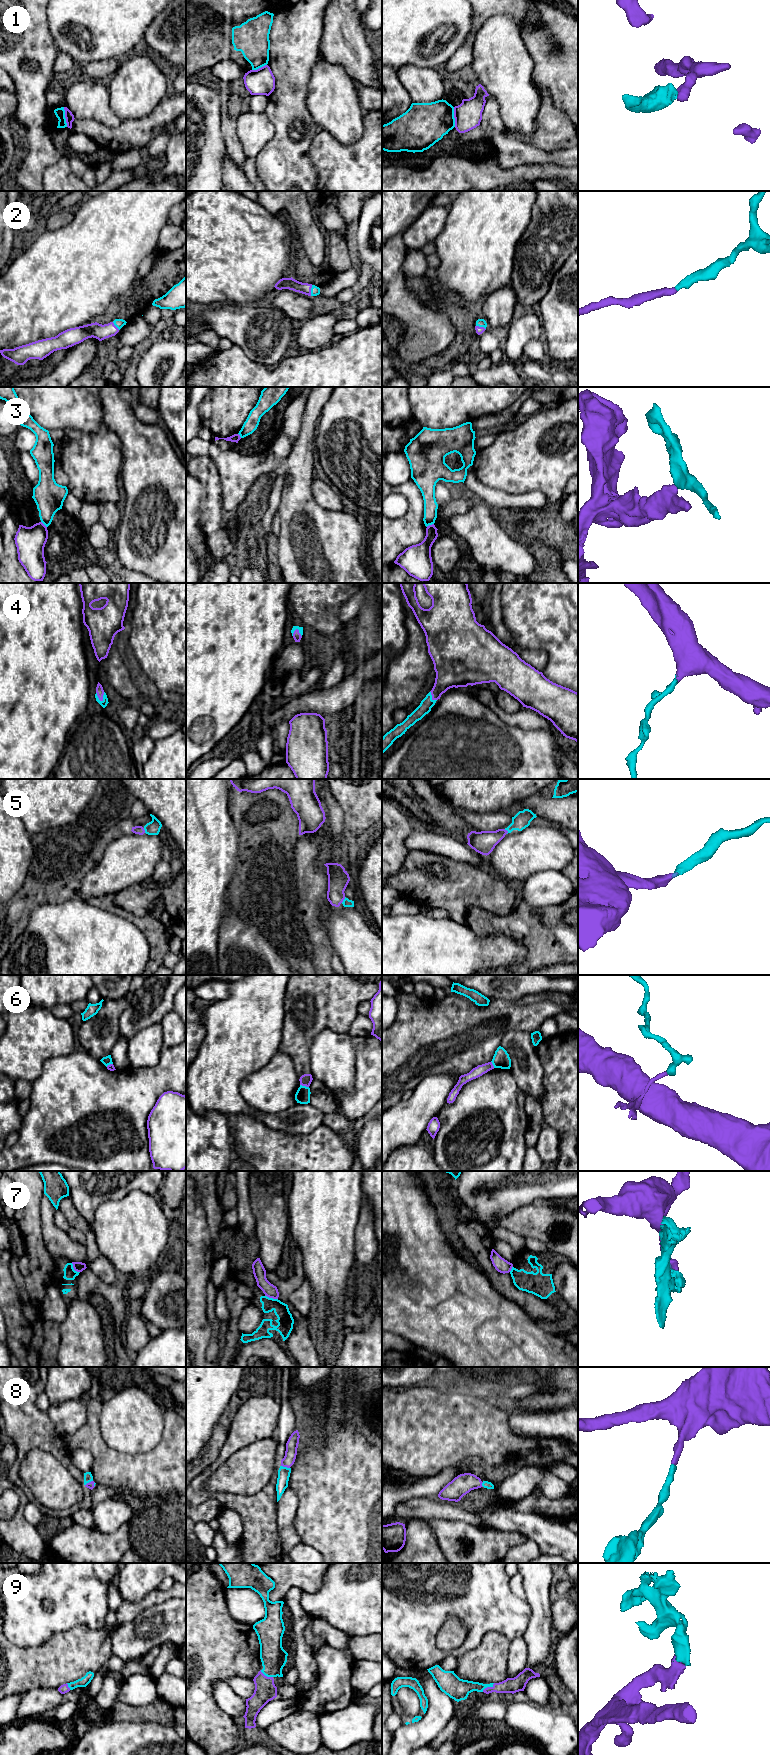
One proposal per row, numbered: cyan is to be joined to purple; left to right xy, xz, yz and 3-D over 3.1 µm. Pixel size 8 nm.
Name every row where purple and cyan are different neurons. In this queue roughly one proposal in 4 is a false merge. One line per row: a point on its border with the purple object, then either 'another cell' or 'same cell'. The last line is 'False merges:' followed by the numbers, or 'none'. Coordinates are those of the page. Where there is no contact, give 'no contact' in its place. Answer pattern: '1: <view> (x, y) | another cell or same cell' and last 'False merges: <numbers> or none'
1: xy (65, 117) | another cell
2: xz (310, 290) | same cell
3: yz (429, 525) | another cell
4: xy (98, 697) | same cell
5: xz (343, 899) | same cell
6: xz (304, 1085) | another cell
7: xz (271, 1297) | another cell
8: xz (285, 1466) | same cell
9: yz (488, 1687) | same cell
False merges: 1, 3, 6, 7

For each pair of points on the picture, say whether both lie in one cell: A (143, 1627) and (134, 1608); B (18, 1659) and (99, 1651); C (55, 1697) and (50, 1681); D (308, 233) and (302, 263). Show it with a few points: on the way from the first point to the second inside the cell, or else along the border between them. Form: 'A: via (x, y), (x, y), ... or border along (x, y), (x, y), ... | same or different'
A: border along (159, 1604), (147, 1607), (132, 1620), (118, 1627) | different
B: via (38, 1659), (63, 1659), (79, 1651) | same
C: border along (57, 1688), (33, 1688), (29, 1691) | different
D: border along (301, 253), (314, 265), (320, 265), (325, 260) | different

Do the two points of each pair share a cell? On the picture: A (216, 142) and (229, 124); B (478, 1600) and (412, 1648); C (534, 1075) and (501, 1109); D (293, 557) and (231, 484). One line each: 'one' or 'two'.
A: two
B: one
C: two
D: one

